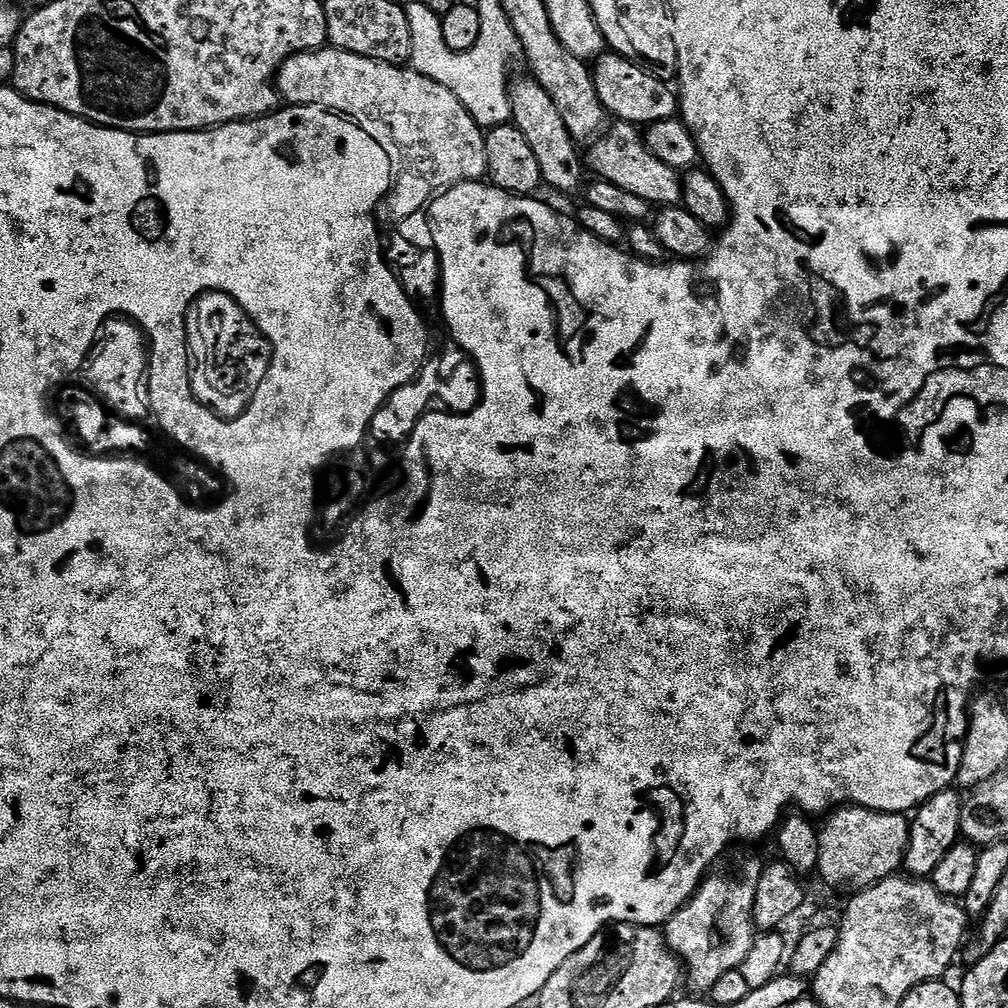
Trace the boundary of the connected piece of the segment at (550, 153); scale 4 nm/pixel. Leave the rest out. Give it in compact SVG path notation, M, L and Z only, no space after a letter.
M525 78L511 81L508 97L512 103L511 123L515 124L518 130L522 130L522 138L530 142L534 158L538 158L541 181L560 192L579 193L585 183L584 172L586 173L585 165L582 163L582 152L573 140L570 130L566 130L566 122L562 122L554 102L550 102L550 94L546 94L546 90L542 90L542 86L536 80Z

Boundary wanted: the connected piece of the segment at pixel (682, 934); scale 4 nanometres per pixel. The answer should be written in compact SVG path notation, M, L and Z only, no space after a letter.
M735 852L721 856L709 868L707 877L691 900L679 908L662 928L668 948L680 957L686 969L687 987L689 984L696 994L711 993L714 982L718 982L722 974L740 968L758 935L752 911L766 864L752 852Z

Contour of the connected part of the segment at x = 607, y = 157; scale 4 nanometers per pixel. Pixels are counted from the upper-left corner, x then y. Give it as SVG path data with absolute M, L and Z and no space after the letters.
M613 119L605 127L599 139L587 149L586 164L591 171L593 168L597 172L595 175L599 179L613 183L627 194L644 199L651 206L674 208L683 201L684 186L681 173L666 166L666 162L654 158L654 154L650 154L644 142L641 129L625 120Z

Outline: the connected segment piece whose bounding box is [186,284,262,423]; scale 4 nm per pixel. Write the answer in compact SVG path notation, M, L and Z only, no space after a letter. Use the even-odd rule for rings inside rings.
M219 284L207 285L207 288L205 288L204 290L194 290L194 298L193 298L191 303L192 303L192 308L194 309L194 312L189 313L189 319L188 319L188 321L186 321L187 324L201 324L202 321L204 321L204 320L212 320L212 324L216 324L216 340L224 340L224 348L200 348L200 356L208 356L208 352L212 352L212 356L216 356L216 360L224 360L224 356L232 356L232 360L224 360L224 364L233 364L234 367L232 367L232 368L224 368L224 372L236 372L236 380L196 380L196 376L190 376L190 394L193 394L195 396L195 398L196 398L197 402L199 402L199 404L202 404L202 405L206 406L210 410L210 415L212 416L213 420L217 420L219 423L235 423L237 421L238 416L240 416L241 413L243 412L243 410L244 410L245 406L246 406L246 402L251 400L252 396L254 394L258 394L258 386L260 385L260 377L262 375L262 360L261 360L261 364L260 364L260 360L259 360L258 357L256 357L256 356L244 356L244 332L243 332L242 329L240 329L240 328L249 328L249 330L255 330L256 327L258 326L258 321L256 321L254 318L250 318L250 314L246 314L244 312L244 307L240 305L240 303L238 302L238 298L236 296L232 296L232 294L228 290L226 290L225 288L223 288ZM232 316L236 316L236 324L237 324L238 327L240 327L240 328L234 329L233 332L231 332L231 330L228 329L228 327L230 327L231 324L232 324Z

